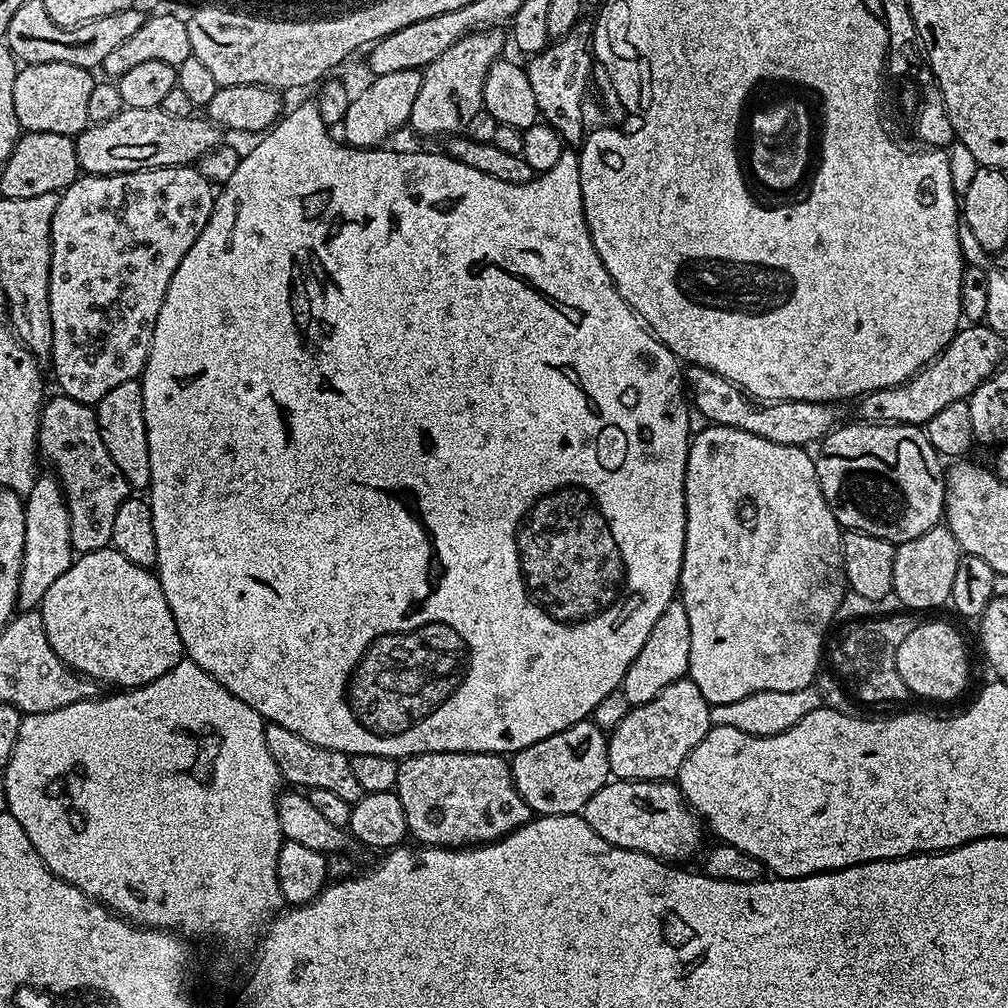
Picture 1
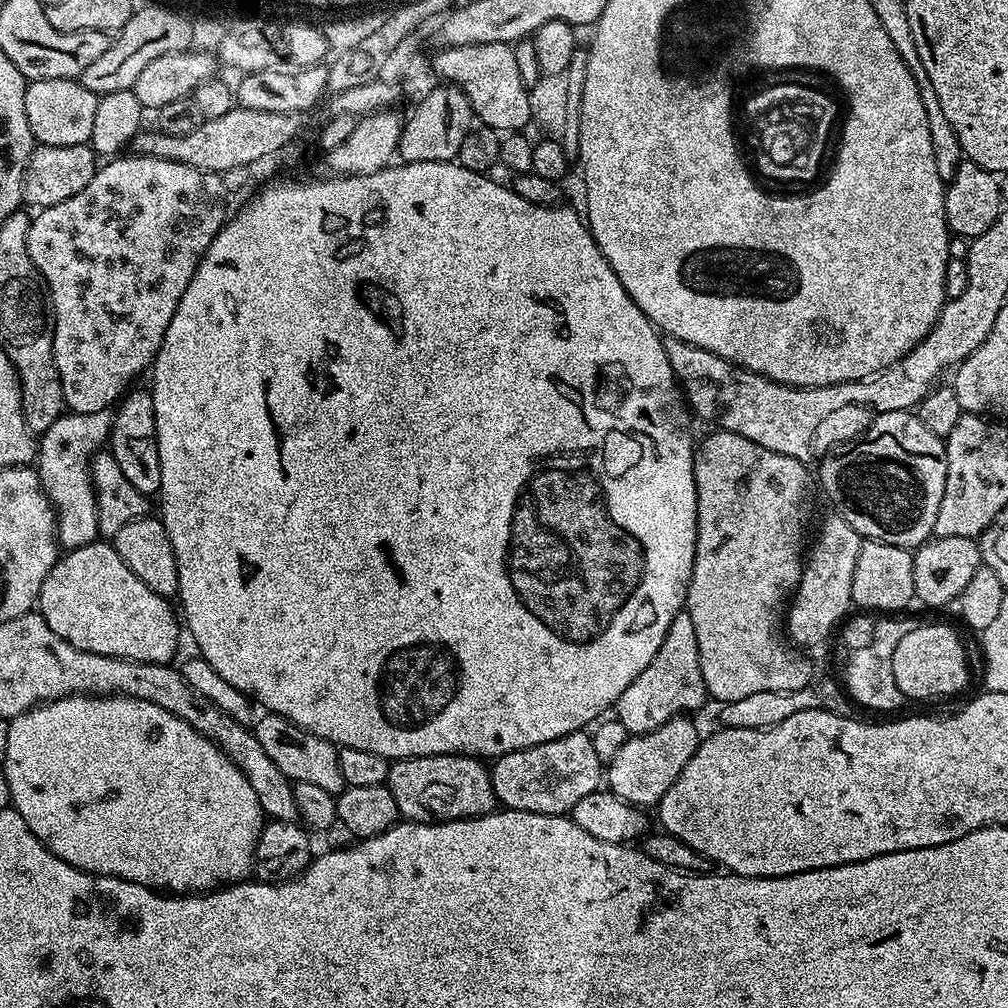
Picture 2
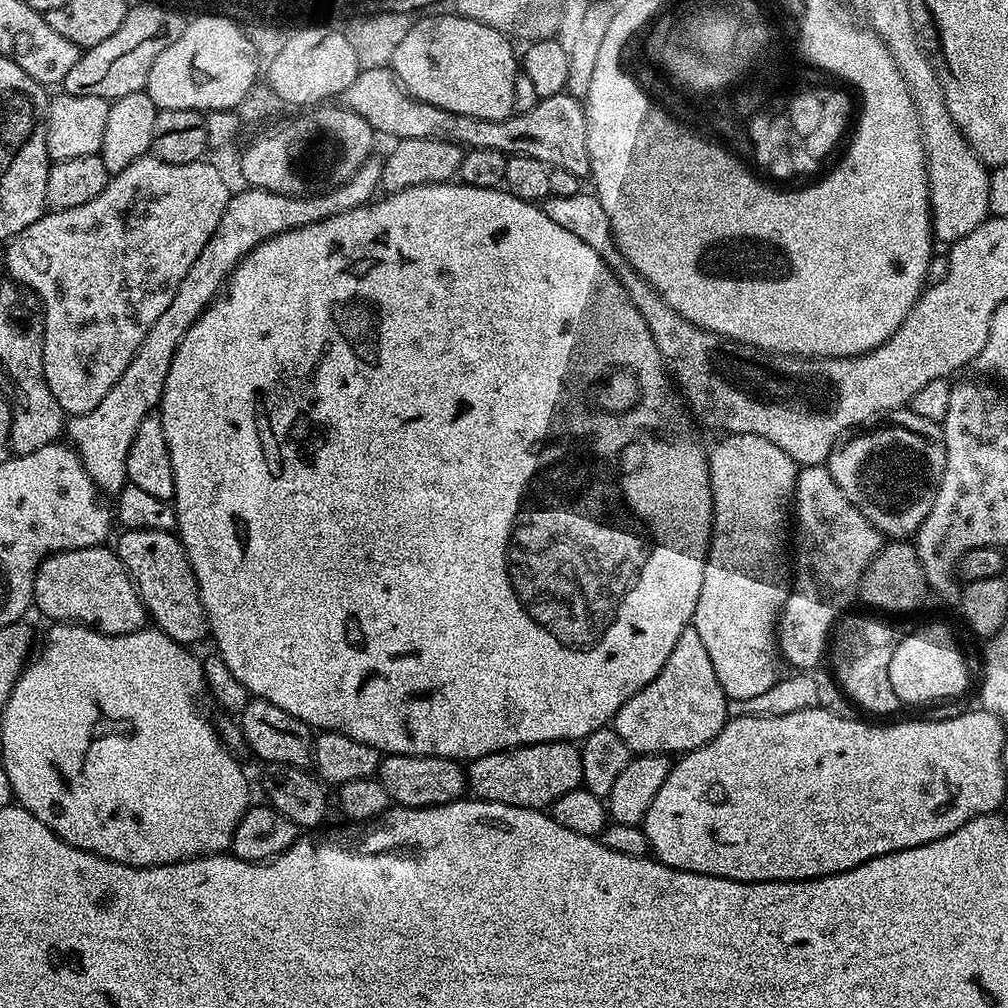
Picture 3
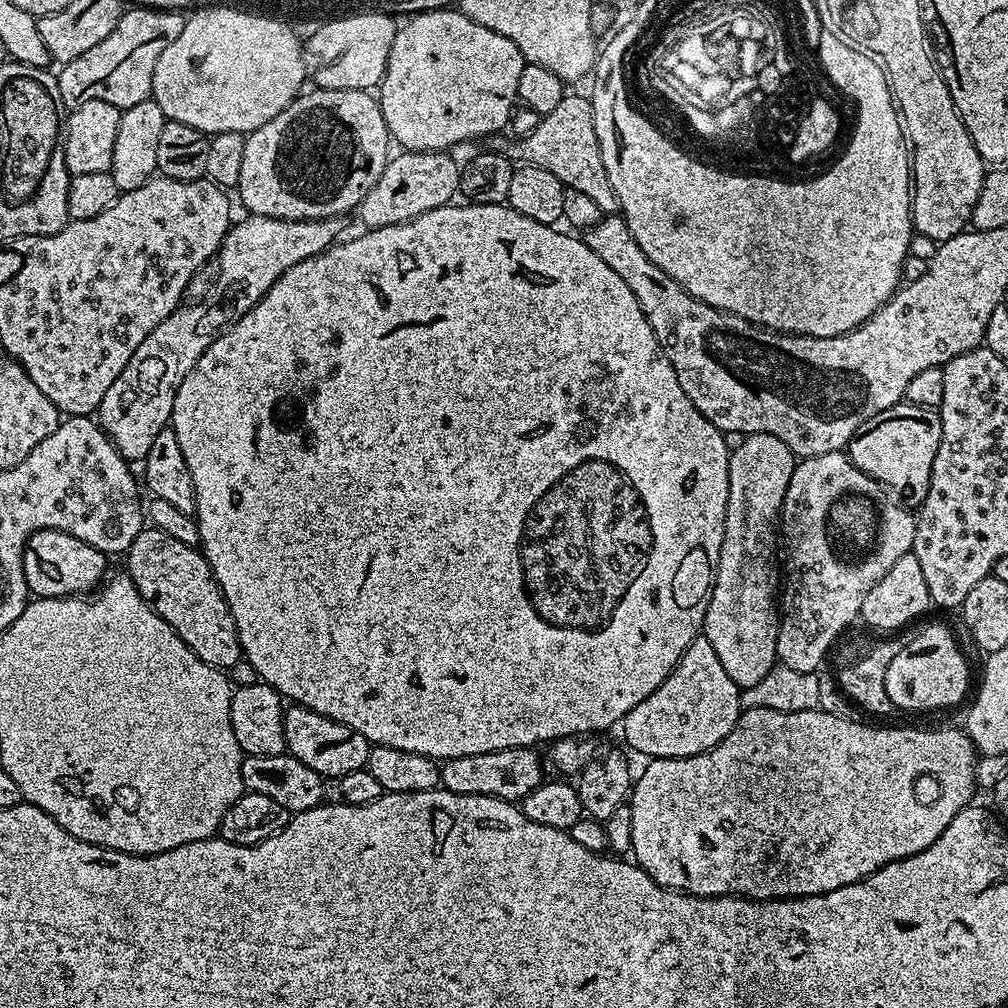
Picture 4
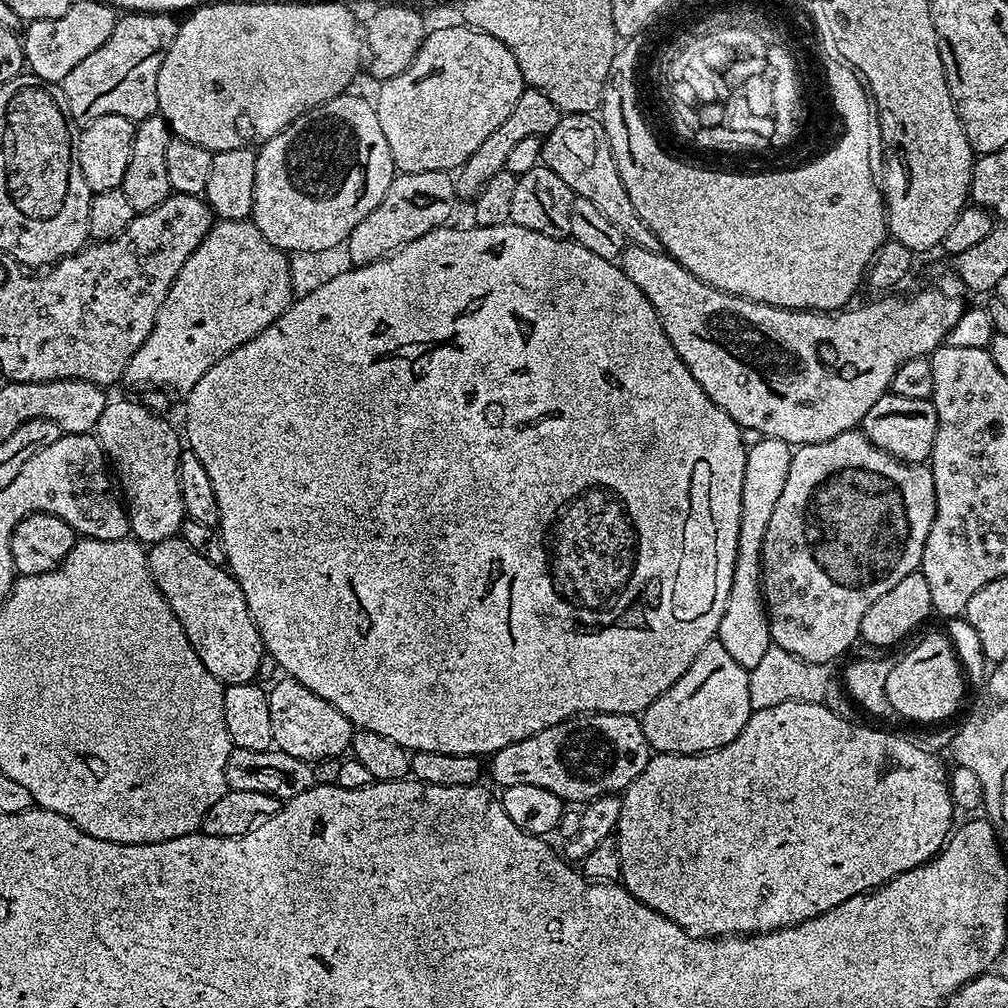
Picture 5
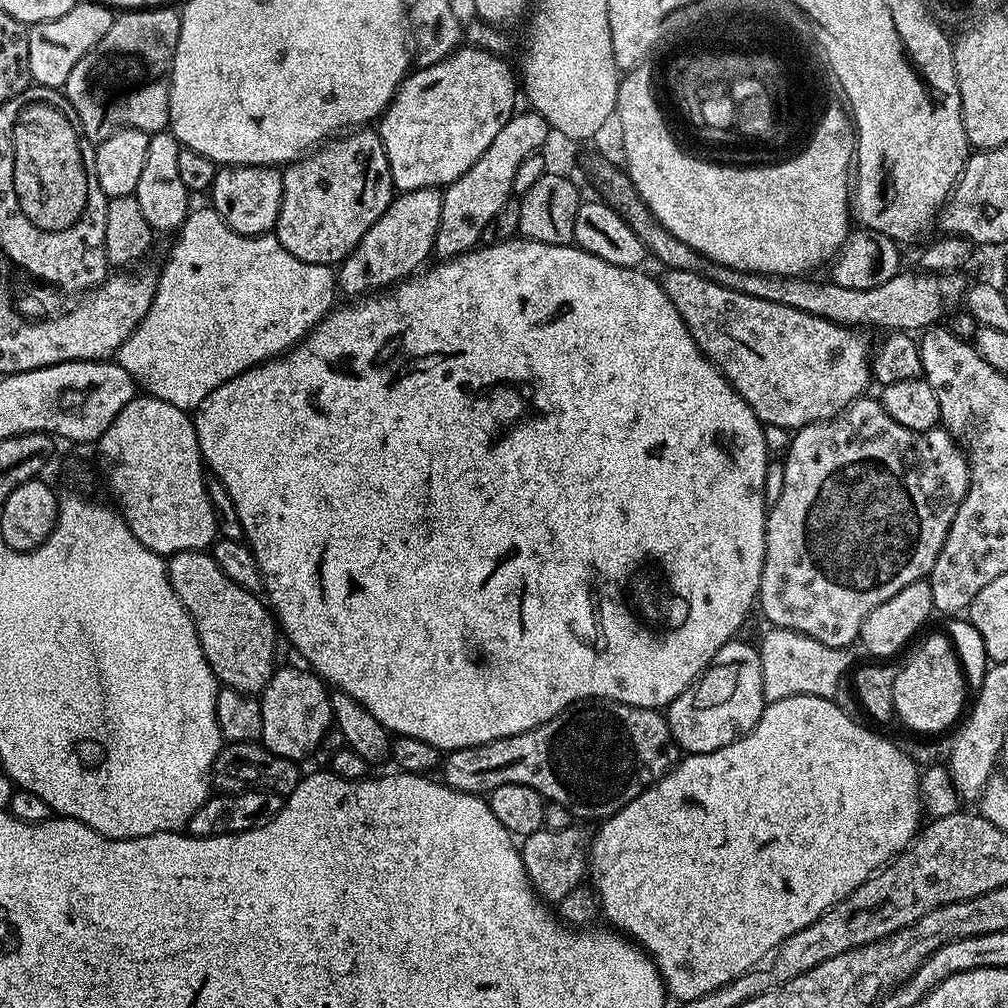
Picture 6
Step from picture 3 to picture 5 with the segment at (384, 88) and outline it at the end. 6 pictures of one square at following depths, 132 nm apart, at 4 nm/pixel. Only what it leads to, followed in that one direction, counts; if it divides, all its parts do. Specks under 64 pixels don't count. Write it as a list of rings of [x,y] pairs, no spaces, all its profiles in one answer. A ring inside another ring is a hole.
[[[582,112],[561,115],[558,126],[554,126],[554,130],[543,137],[543,141],[540,151],[543,167],[554,170],[554,174],[558,174],[558,178],[562,178],[566,186],[570,186],[573,197],[586,198],[598,207],[625,241],[645,246],[646,249],[661,249],[657,236],[633,210],[633,203],[622,183],[621,175],[618,174],[617,163],[614,162],[613,151],[610,150],[609,140],[599,117]]]

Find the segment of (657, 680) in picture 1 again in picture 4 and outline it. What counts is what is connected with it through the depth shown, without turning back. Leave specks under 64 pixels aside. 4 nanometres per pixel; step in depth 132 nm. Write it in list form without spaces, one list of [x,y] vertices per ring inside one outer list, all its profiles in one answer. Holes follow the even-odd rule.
[[[701,634],[694,642],[690,642],[690,646],[686,646],[678,666],[674,666],[666,682],[662,682],[662,686],[658,686],[658,690],[654,690],[650,698],[642,698],[642,702],[638,702],[638,706],[634,706],[634,710],[630,710],[630,714],[624,716],[622,721],[624,740],[634,751],[641,752],[644,758],[657,760],[686,758],[709,752],[711,748],[718,746],[718,742],[722,742],[722,738],[726,738],[726,734],[730,734],[730,730],[734,730],[742,711],[741,691],[734,678],[726,674],[718,654],[714,654],[714,646],[710,646],[708,639]]]

